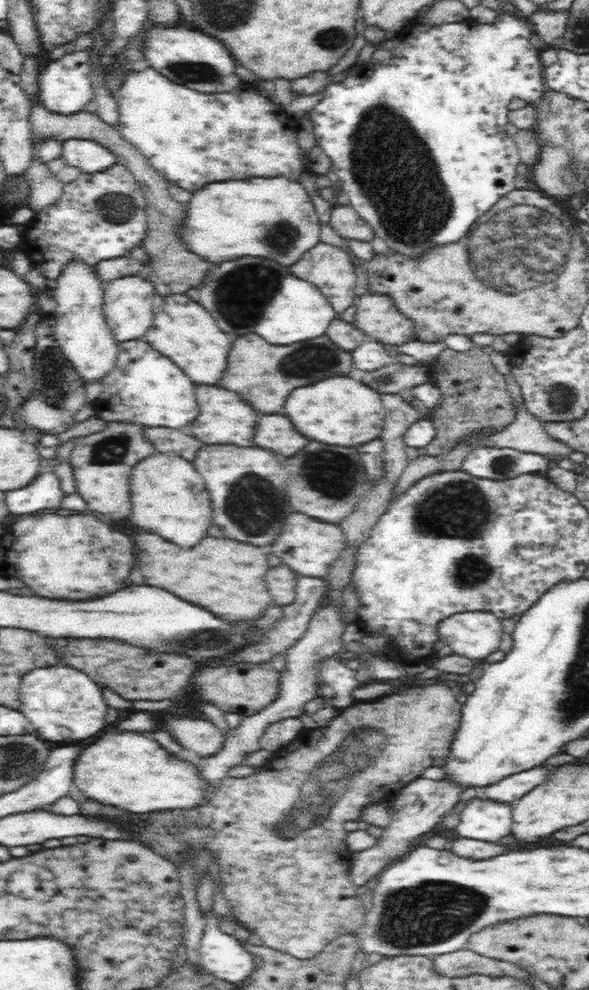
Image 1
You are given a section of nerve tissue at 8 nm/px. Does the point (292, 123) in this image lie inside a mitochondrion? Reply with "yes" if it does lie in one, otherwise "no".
no

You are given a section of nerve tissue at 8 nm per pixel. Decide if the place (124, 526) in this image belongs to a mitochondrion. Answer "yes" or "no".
no

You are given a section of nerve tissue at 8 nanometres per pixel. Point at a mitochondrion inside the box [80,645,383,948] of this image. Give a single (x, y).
(163, 831)

